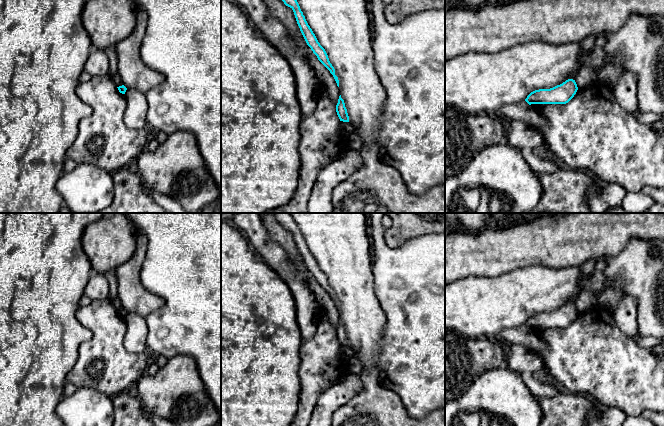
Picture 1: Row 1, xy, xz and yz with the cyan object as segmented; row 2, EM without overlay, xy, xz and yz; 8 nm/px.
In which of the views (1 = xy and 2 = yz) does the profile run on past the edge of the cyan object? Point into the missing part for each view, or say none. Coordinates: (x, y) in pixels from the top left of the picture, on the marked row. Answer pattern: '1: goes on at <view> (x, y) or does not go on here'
1: does not go on here
2: does not go on here

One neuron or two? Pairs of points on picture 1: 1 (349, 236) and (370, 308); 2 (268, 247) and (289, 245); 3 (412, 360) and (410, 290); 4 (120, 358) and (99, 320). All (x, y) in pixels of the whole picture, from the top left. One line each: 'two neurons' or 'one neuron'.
1: one neuron
2: two neurons
3: one neuron
4: one neuron

